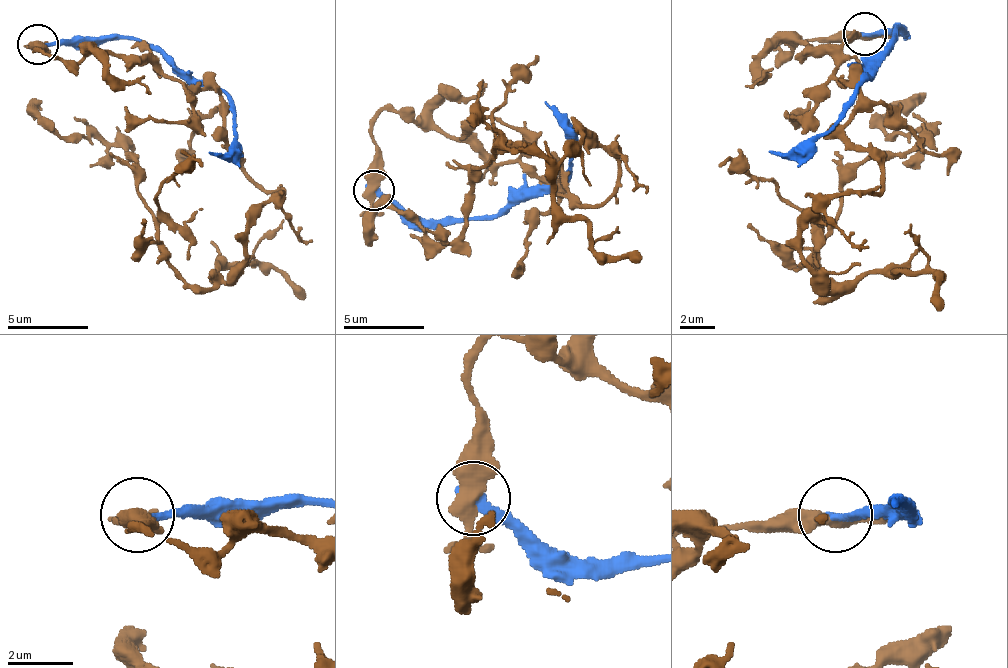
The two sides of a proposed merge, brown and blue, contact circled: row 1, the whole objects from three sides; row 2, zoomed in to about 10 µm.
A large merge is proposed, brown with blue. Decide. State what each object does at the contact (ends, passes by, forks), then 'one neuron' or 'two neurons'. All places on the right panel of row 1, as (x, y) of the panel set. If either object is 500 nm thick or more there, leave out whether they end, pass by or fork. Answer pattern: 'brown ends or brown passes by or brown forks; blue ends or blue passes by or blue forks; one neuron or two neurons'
brown passes by; blue ends; two neurons

